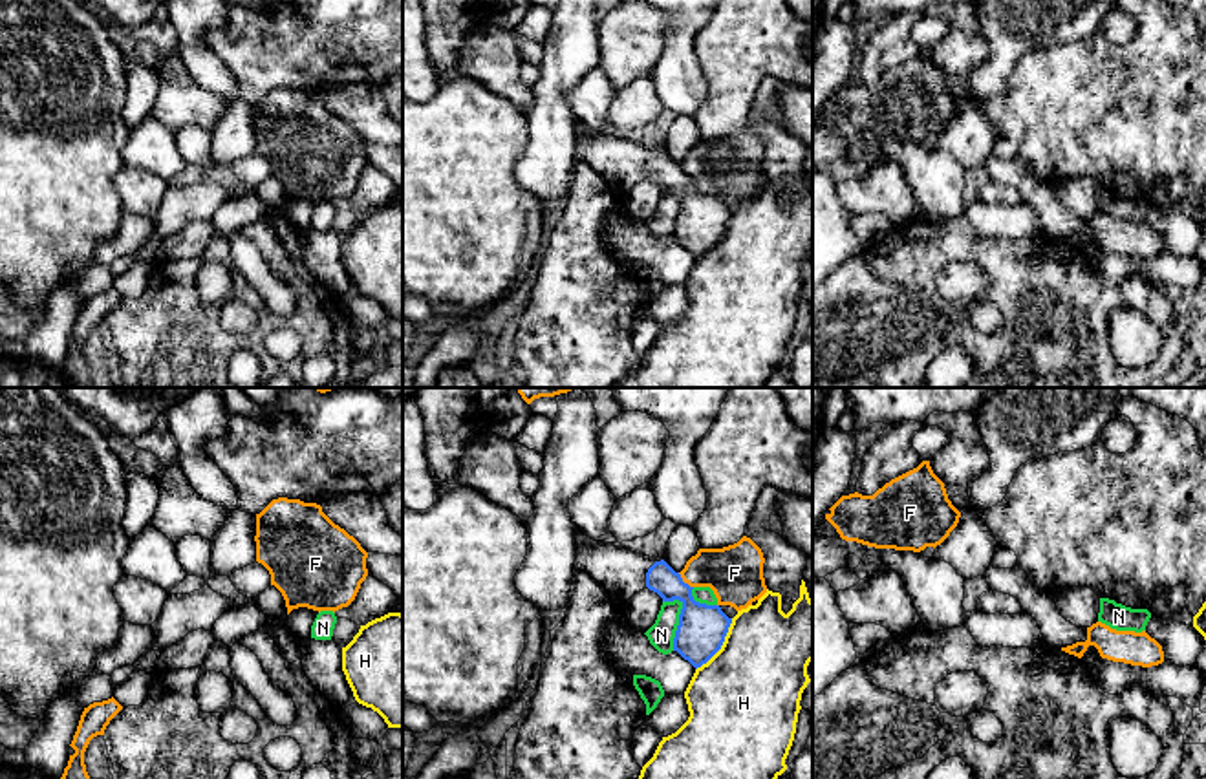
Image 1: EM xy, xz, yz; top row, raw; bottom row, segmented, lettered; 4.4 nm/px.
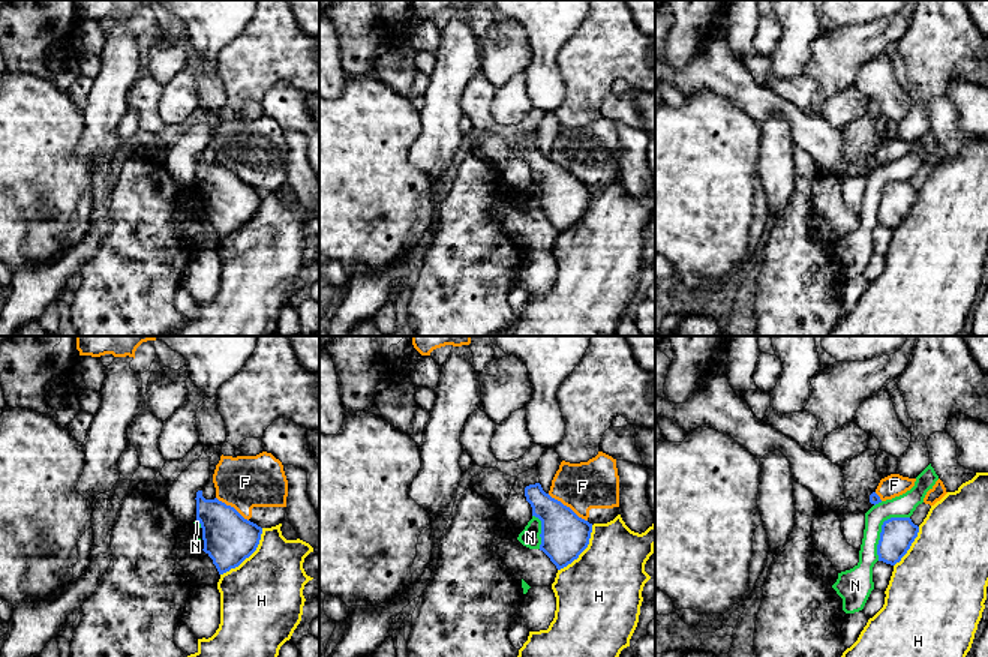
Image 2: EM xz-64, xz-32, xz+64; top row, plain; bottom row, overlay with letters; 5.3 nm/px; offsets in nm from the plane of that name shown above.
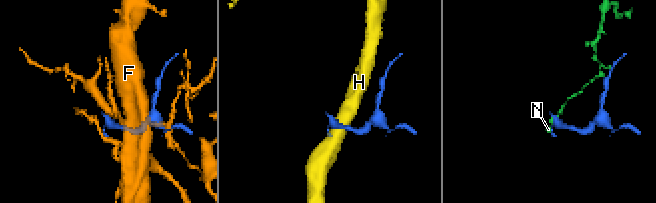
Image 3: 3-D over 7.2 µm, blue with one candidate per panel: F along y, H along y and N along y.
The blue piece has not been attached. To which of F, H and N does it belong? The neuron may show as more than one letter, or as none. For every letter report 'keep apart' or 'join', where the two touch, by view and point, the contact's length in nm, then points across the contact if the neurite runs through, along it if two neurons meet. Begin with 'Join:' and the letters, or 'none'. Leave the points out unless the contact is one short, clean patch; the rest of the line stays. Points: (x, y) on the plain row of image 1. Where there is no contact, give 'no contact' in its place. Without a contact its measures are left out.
Join: none
F: keep apart | xz (683, 172) | 100 nm
H: keep apart | xz (721, 234) | 280 nm
N: keep apart | xz (679, 214) | 240 nm

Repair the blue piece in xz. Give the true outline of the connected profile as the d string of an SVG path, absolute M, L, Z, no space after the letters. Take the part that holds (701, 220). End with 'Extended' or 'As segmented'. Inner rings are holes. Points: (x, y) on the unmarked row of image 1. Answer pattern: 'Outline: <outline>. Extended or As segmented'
Outline: M575 121L576 150L575 159L584 161L606 181L624 194L648 177L662 192L683 194L679 216L673 229L673 241L695 260L706 254L723 236L732 208L719 196L699 194L692 179L664 150L655 152L624 139L620 133L595 132Z. Extended

